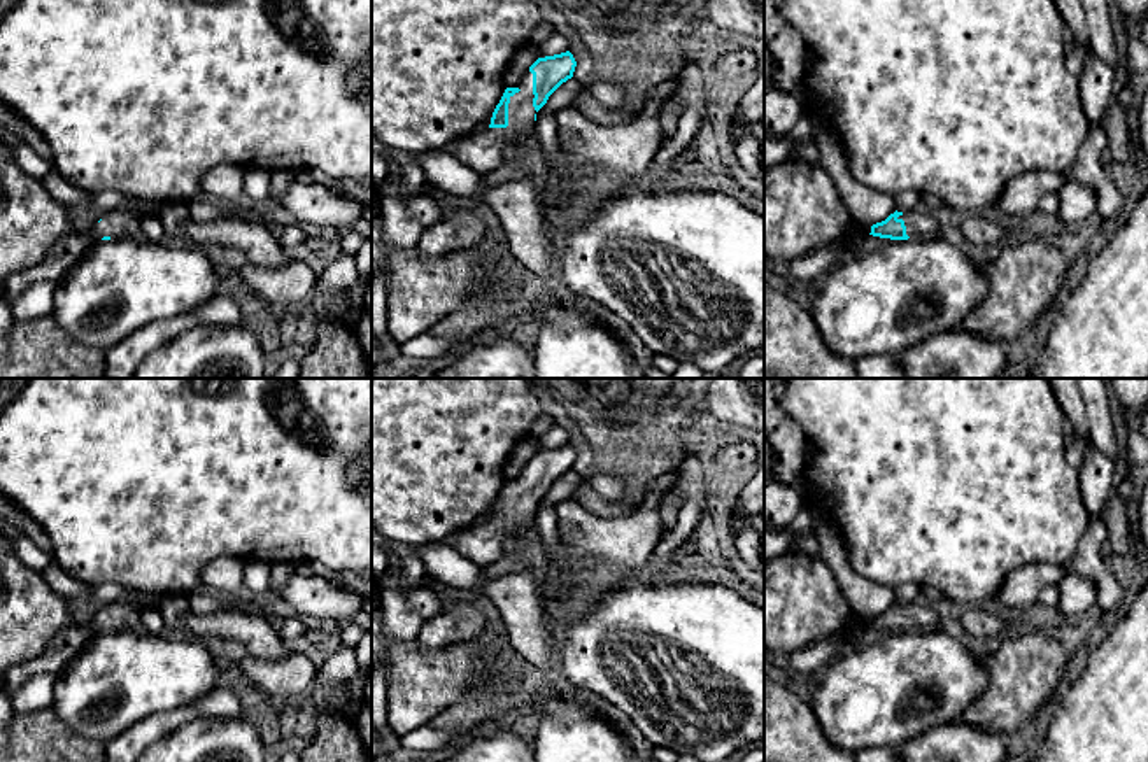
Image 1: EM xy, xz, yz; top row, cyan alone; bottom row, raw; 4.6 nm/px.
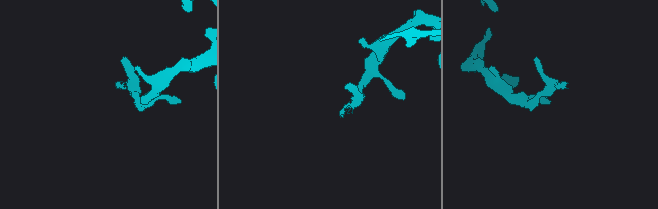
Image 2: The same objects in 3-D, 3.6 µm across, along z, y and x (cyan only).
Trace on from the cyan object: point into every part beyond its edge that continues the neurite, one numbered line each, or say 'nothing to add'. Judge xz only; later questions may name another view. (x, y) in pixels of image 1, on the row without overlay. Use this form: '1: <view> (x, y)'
1: xz (484, 543)

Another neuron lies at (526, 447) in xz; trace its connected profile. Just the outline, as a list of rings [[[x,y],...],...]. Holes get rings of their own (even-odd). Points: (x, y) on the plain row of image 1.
[[[529,433],[521,438],[507,457],[503,476],[505,480],[519,480],[522,469],[529,464],[529,459],[538,452],[538,436]]]

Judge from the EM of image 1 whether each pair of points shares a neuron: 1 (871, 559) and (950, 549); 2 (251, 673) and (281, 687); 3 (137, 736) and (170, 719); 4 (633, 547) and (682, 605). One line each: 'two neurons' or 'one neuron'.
1: one neuron
2: one neuron
3: one neuron
4: two neurons

